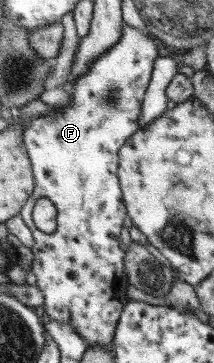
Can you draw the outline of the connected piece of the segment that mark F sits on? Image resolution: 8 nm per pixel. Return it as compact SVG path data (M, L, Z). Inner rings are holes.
M126 25L121 40L116 45L113 45L113 48L108 53L103 53L100 57L96 58L97 60L93 60L93 64L89 66L86 75L79 77L74 83L69 84L69 87L74 90L72 91L73 100L71 100L71 106L59 106L58 108L61 112L49 112L49 114L45 114L43 117L34 119L30 122L28 128L25 129L24 143L32 159L33 173L36 174L35 191L20 213L35 236L35 245L30 248L33 252L31 270L37 279L37 287L43 294L43 304L46 306L45 312L49 315L49 319L73 324L75 330L87 340L87 347L97 346L97 344L101 344L101 346L114 346L117 326L120 323L123 307L125 307L125 303L127 303L127 289L129 289L129 285L127 285L127 279L125 279L126 251L121 249L121 229L123 229L123 223L125 223L125 219L127 219L128 206L124 202L124 191L120 183L120 150L127 144L128 139L140 130L139 121L141 119L141 113L144 112L145 95L148 93L149 85L152 84L152 74L154 73L153 65L155 65L160 58L161 53L159 53L159 47L157 47L157 43L149 37L149 33L143 33L143 31L139 31L139 29L131 27L131 25ZM41 197L49 197L57 206L58 217L55 233L45 233L41 231L34 221L34 207L37 200L41 199Z

